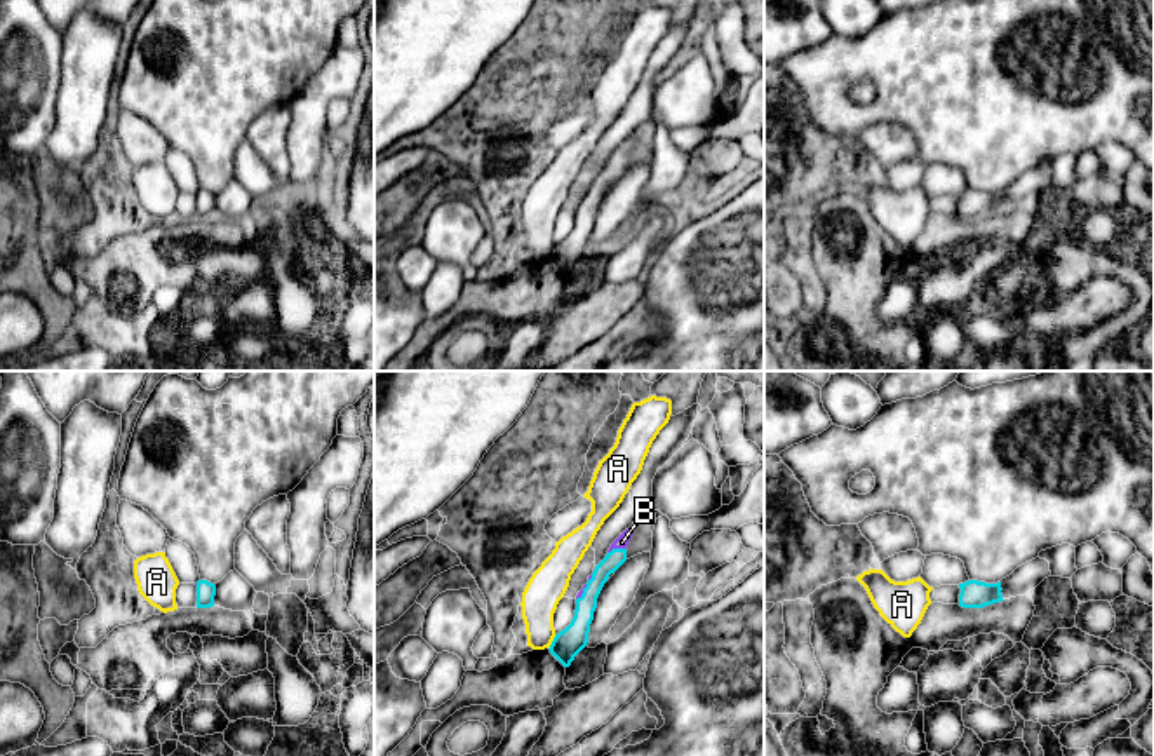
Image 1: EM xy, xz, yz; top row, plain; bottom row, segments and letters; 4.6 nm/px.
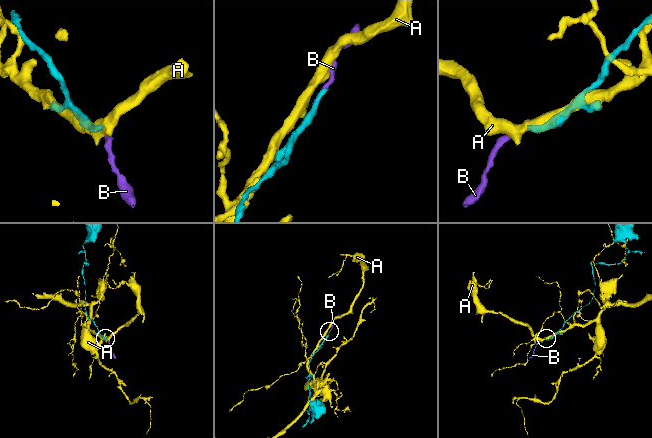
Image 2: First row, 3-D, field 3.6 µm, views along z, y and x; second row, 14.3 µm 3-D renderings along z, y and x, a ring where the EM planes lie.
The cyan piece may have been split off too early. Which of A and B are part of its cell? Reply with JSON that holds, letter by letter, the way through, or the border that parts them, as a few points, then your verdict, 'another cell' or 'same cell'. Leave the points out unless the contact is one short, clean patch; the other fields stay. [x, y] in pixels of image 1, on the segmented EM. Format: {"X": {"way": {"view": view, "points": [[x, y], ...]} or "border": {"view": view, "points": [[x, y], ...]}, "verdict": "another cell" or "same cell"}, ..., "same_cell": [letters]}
{"A": {"verdict": "another cell"}, "B": {"way": {"view": "xz", "points": [[613, 560], [617, 549], [622, 542]]}, "verdict": "same cell"}, "same_cell": ["B"]}

